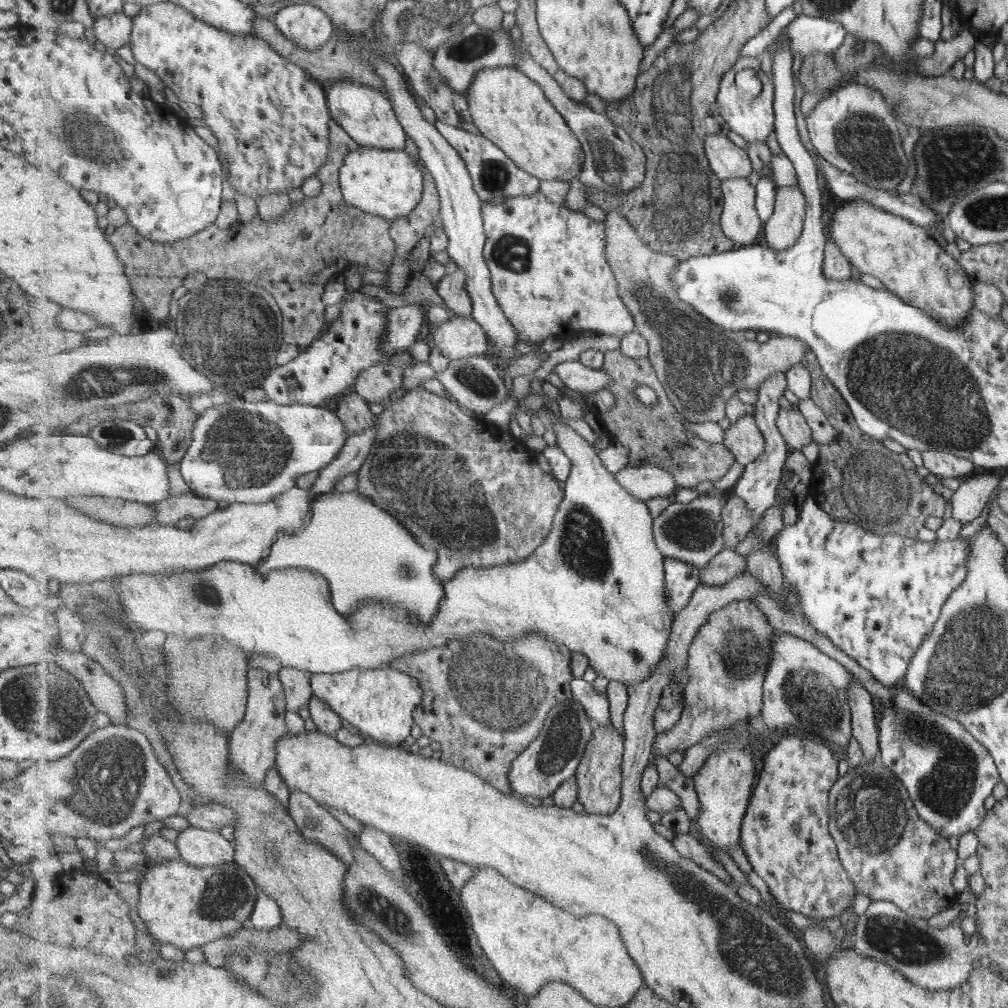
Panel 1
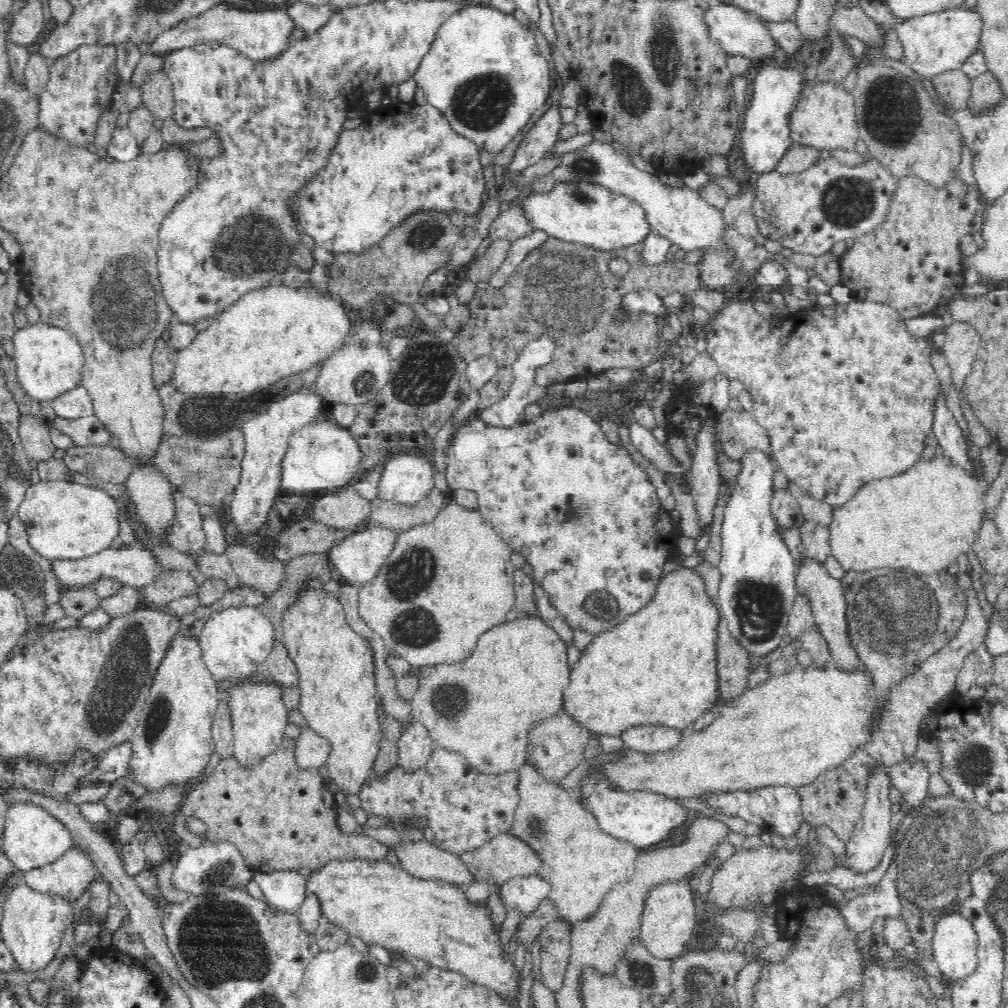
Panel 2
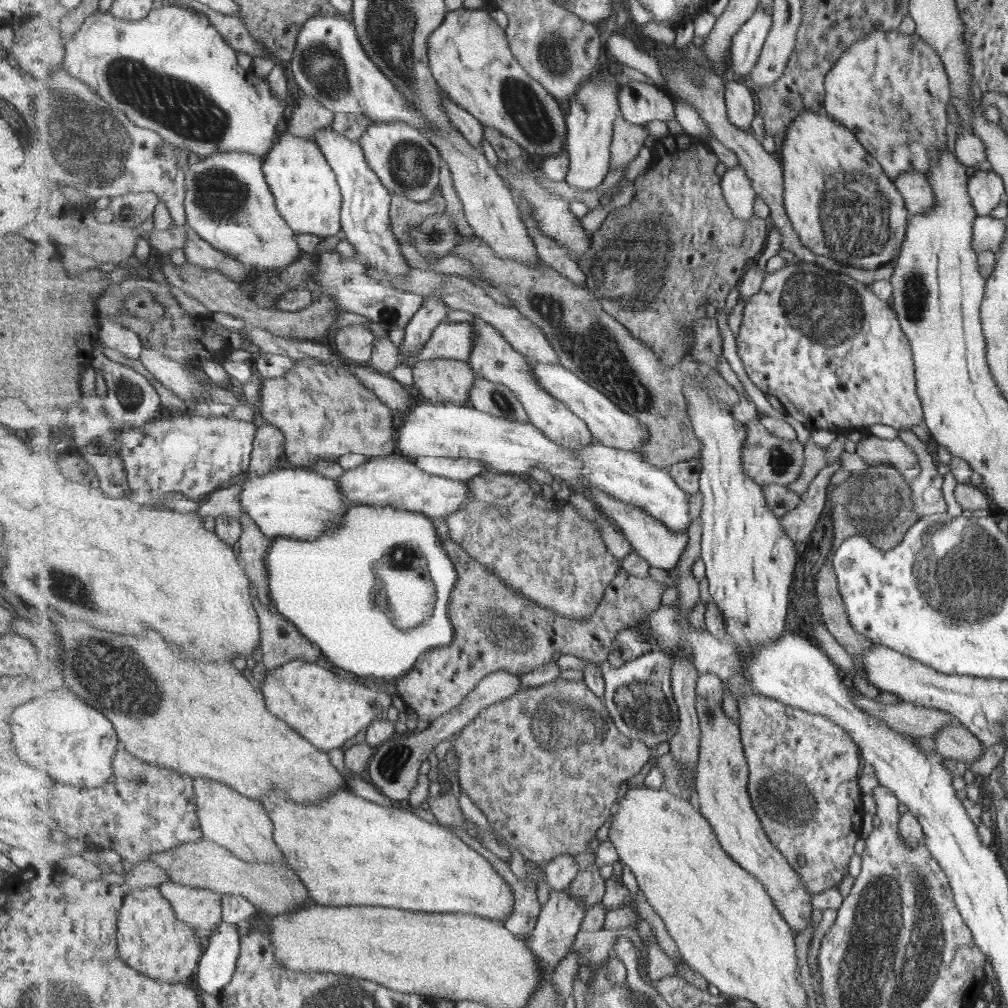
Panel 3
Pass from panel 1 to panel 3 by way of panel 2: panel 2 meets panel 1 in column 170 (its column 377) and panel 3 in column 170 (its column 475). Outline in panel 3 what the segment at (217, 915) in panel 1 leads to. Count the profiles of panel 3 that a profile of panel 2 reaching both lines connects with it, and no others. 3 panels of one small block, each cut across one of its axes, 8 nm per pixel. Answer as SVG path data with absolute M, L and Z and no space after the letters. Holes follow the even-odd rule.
M135 887L128 891L118 920L118 948L126 964L159 981L188 982L197 973L206 946L191 923L178 919L160 887Z

